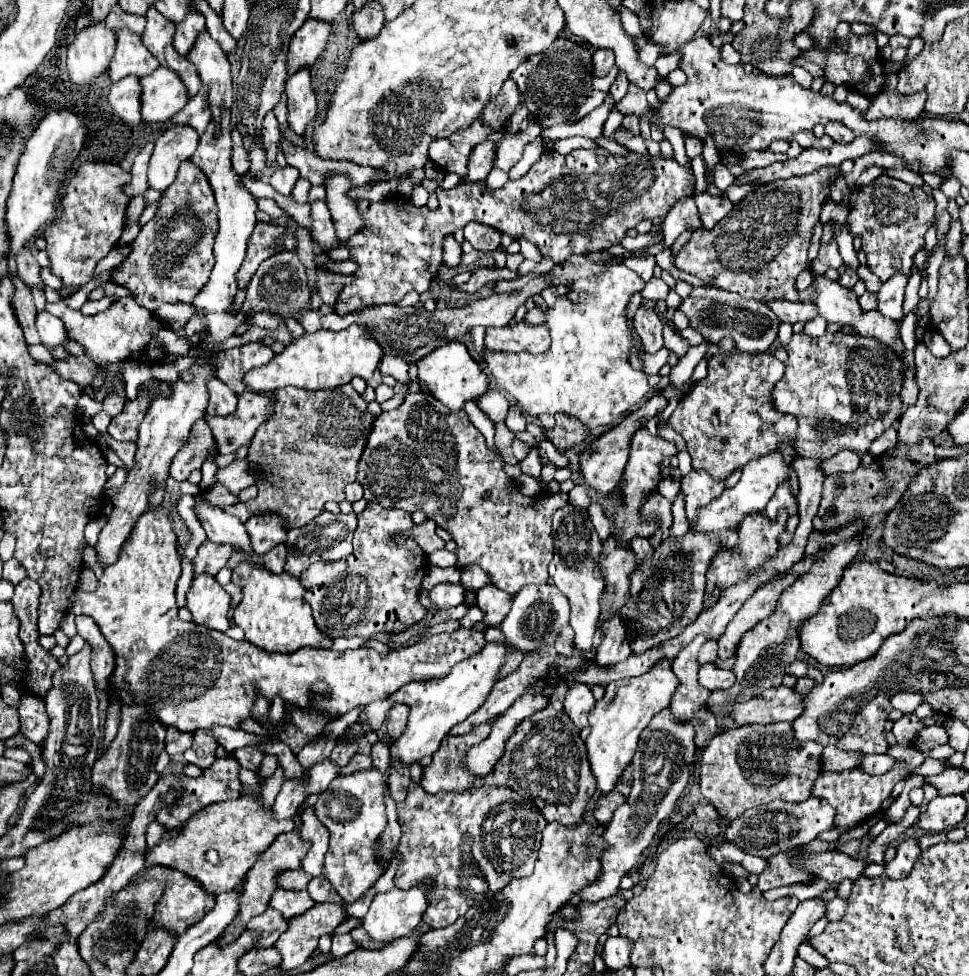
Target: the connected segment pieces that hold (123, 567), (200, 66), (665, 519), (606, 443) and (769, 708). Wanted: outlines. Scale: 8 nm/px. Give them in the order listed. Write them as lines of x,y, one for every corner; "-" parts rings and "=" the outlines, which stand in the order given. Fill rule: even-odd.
148,509
138,519
134,531
126,539
126,545
122,547
118,561
104,569
98,581
98,589
94,593
84,593
76,589
74,597
70,599
70,611
74,615
90,615
100,627
110,647
114,649
116,669
108,679
108,687
112,695
120,701
120,705
138,703
136,689
144,689
144,695
146,695
146,701
150,701
150,707
158,707
154,715
160,719
160,723
164,727
174,725
180,731
194,733
198,729
208,729
210,725
240,729
240,723
252,715
258,695
266,697
270,703
274,701
274,695
280,695
286,707
316,709
324,715
338,717
354,707
364,707
376,699
384,699
410,681
446,677
458,661
464,661
472,653
478,653
482,645
486,643
482,631
460,627
454,633
430,635
410,647
392,649
386,657
378,655
374,649
368,649
368,647
360,647
354,651
352,649
330,651
330,649
304,647
288,655
270,653
248,641
236,641
236,639
230,639
226,633
204,629
204,627
182,621
178,617
178,605
176,605
178,579
180,579
180,555
178,555
176,533
172,529
168,511
-
316,681
324,681
332,693
312,693
310,689
=
204,31
192,47
192,53
188,53
188,59
194,63
204,87
208,87
212,117
218,123
222,109
232,107
232,77
228,57
210,37
210,33
=
658,491
648,493
644,497
644,505
638,509
638,515
642,521
654,523
656,533
652,535
650,543
656,547
662,539
668,537
668,527
672,525
672,513
670,513
670,501
664,499
=
656,393
652,399
648,399
646,405
642,405
638,411
632,411
620,425
608,429
606,433
602,433
600,437
594,439
594,443
590,447
586,447
580,455
578,455
578,461
580,461
580,475
584,479
584,483
588,487
592,487
594,491
598,493
610,493
614,491
620,481
622,481
622,473
624,473
624,467
626,467
626,461
628,461
628,449
630,449
630,437
636,429
640,429
642,425
646,425
646,421
650,421
654,415
658,415
660,411
664,411
664,407
668,405
668,401
=
782,685
776,691
762,693
760,699
732,705
732,717
738,725
750,723
778,723
794,721
804,713
804,695
792,687

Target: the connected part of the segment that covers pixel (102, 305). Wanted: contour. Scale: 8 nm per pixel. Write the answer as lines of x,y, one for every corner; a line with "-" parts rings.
102,297
100,301
86,301
84,307
82,307
82,313
84,315
90,315
90,313
98,313
98,311
104,311
114,299
112,297

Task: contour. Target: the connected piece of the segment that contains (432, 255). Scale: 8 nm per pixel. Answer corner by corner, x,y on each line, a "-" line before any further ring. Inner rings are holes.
574,149
568,155
556,151
544,153
522,179
508,181
500,189
490,191
482,181
440,189
440,207
436,211
416,207
410,199
400,195
380,203
358,201
364,227
346,243
336,239
332,215
324,199
312,203
310,219
316,247
330,251
344,245
352,261
358,263
352,283
342,287
334,305
338,315
346,315
368,305
398,303
412,289
424,293
442,265
444,237
456,229
464,229
470,221
492,225
516,239
526,237
544,257
550,257
554,263
564,263
570,255
586,255
618,245
630,227
636,227
642,219
652,221
664,217
680,197
692,193
694,175
674,159
638,153
612,155
606,149
-
502,225
506,225
506,229
502,229

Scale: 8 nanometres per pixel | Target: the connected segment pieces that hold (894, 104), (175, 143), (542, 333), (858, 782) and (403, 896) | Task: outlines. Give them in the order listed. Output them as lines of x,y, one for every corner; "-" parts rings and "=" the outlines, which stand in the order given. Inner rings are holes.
882,91
870,99
870,107
862,113
864,119
886,119
900,117
904,121
914,121
924,113
924,93
902,95
898,91
=
188,127
166,129
154,143
154,151
148,163
148,187
160,193
168,189
180,163
190,159
196,151
198,139
200,135
=
516,323
514,327
488,327
484,343
490,351
526,351
526,353
544,353
550,345
550,335
544,325
=
896,759
894,767
880,775
880,777
870,777
864,775
862,769
854,767
848,771
840,771
840,773
822,773
812,787
812,797
824,797
828,799
828,803
836,809
836,817
834,817
834,829
842,829
844,833
850,831
852,827
870,821
868,817
874,817
880,809
884,799
892,793
892,787
906,777
906,763
902,759
=
394,887
372,899
372,905
362,919
362,927
372,941
392,943
414,933
426,907
426,895
420,887
406,891

